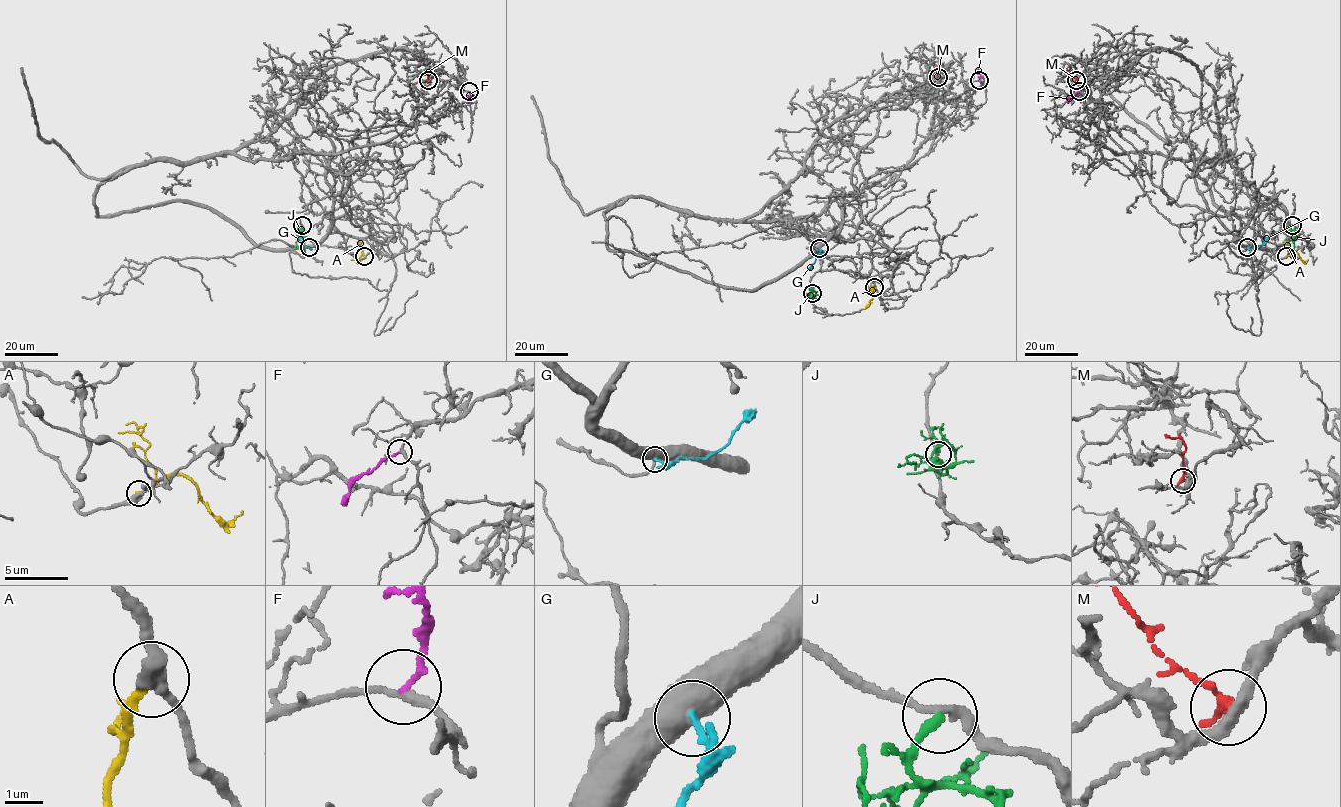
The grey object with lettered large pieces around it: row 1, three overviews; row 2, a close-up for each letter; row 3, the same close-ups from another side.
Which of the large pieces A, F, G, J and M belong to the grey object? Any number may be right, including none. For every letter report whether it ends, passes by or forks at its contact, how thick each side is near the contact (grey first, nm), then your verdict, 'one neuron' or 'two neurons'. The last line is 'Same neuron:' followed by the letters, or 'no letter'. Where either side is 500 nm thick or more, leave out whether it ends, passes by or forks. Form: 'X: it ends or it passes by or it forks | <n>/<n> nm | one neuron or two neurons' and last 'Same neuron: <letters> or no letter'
A: it ends | 400/240 nm | two neurons
F: it ends | 200/190 nm | two neurons
G: 750/180 nm | two neurons
J: it ends | 220/240 nm | two neurons
M: it ends | 340/340 nm | one neuron
Same neuron: M

